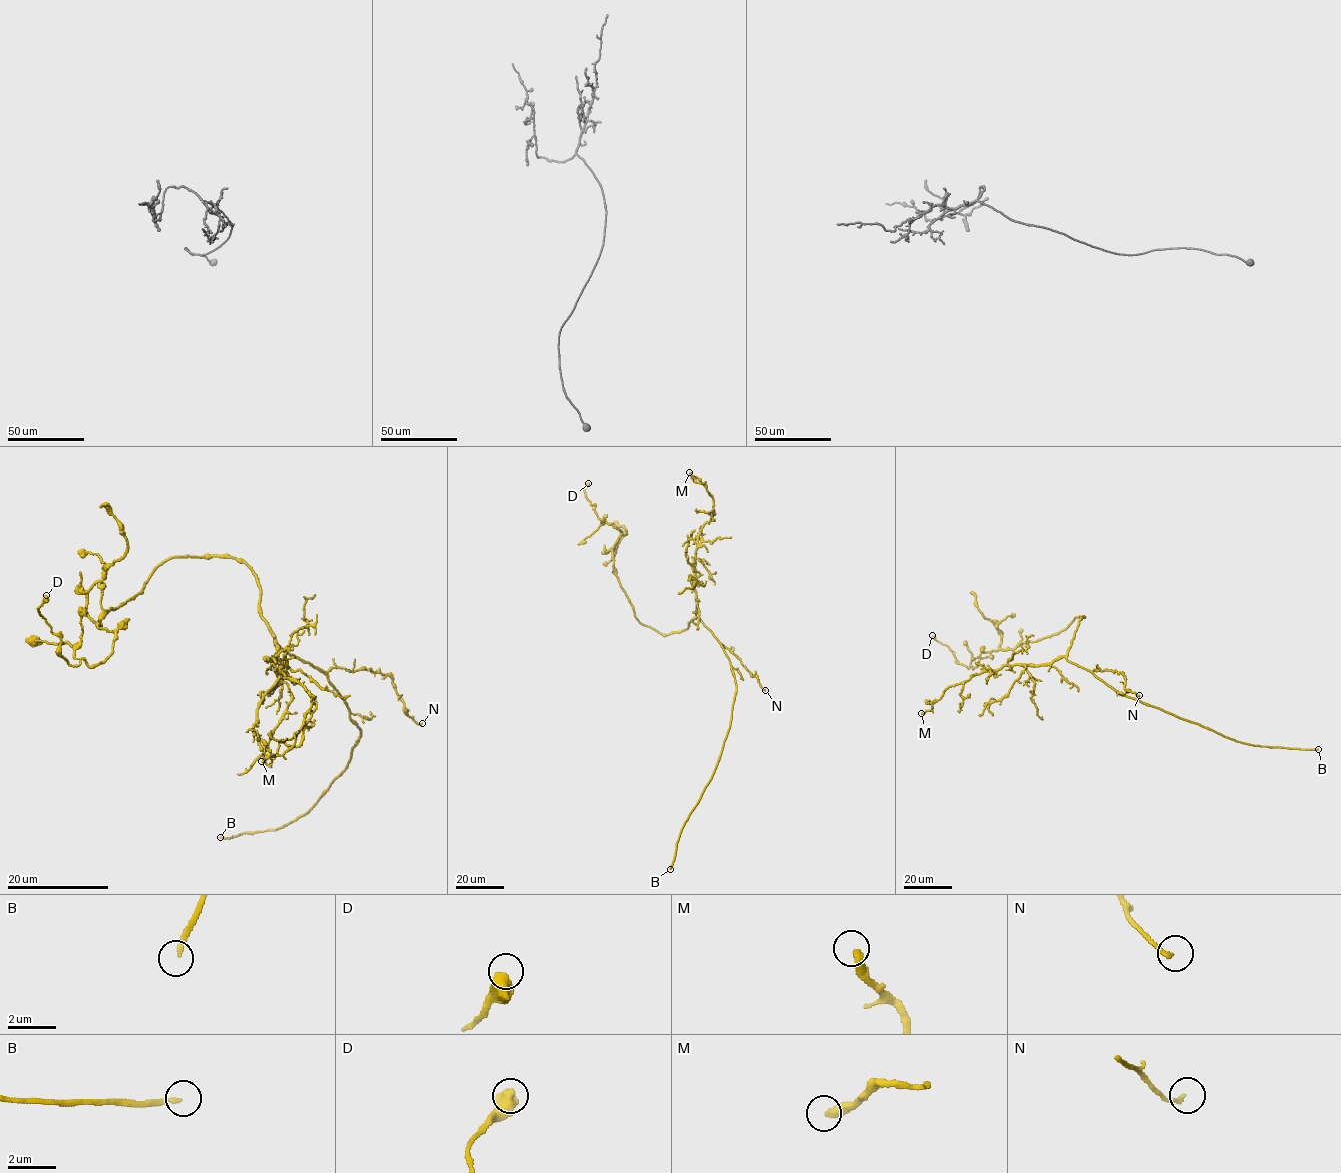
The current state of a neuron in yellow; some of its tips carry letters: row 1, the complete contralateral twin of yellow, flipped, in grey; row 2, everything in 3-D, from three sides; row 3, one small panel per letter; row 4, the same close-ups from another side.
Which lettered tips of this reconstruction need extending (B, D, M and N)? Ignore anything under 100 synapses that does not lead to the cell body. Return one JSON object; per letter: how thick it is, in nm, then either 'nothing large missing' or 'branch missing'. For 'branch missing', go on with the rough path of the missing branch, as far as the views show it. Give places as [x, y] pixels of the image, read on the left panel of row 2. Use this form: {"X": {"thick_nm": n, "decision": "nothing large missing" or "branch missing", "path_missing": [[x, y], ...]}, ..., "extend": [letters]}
{"B": {"thick_nm": 180, "decision": "branch missing"}, "D": {"thick_nm": 600, "decision": "nothing large missing"}, "M": {"thick_nm": 340, "decision": "nothing large missing"}, "N": {"thick_nm": 130, "decision": "nothing large missing"}, "extend": ["B"]}

